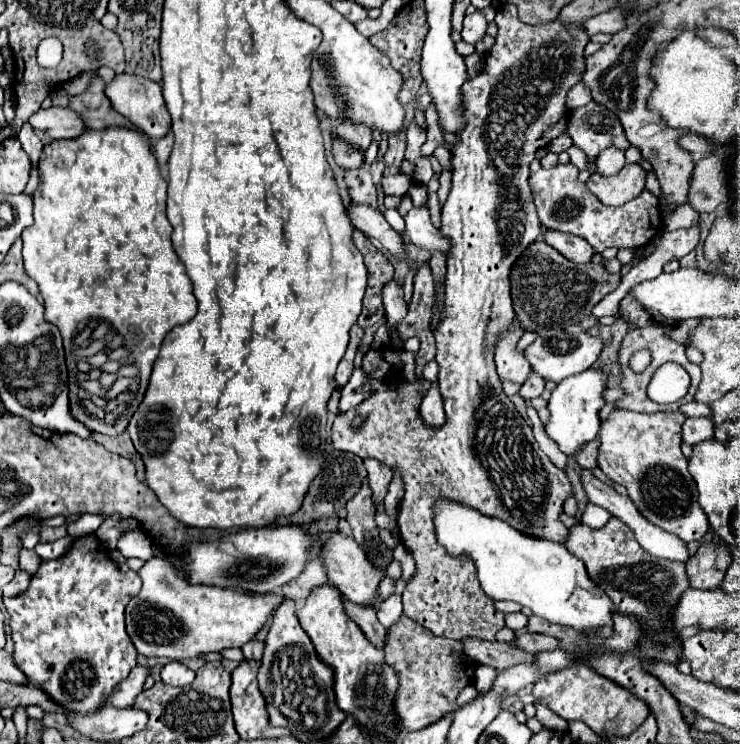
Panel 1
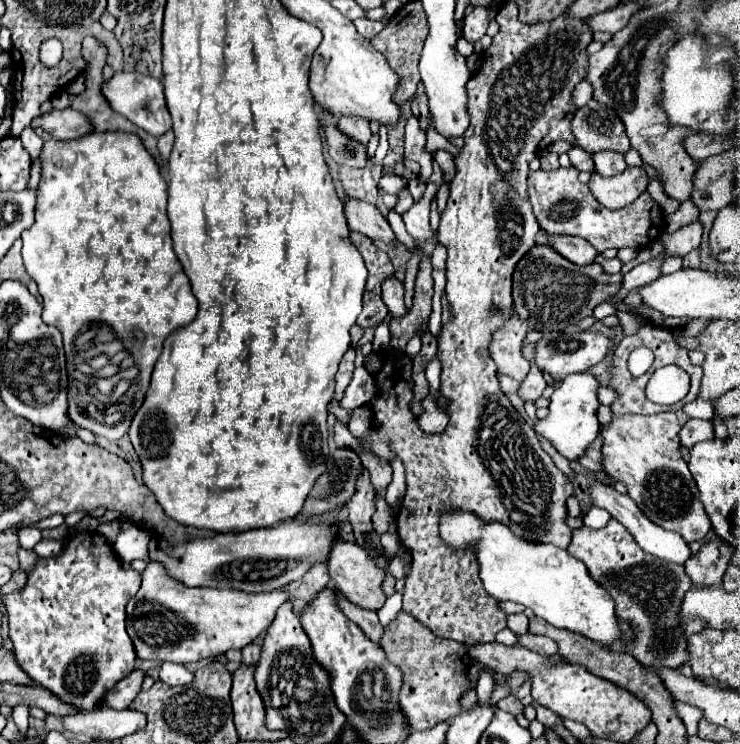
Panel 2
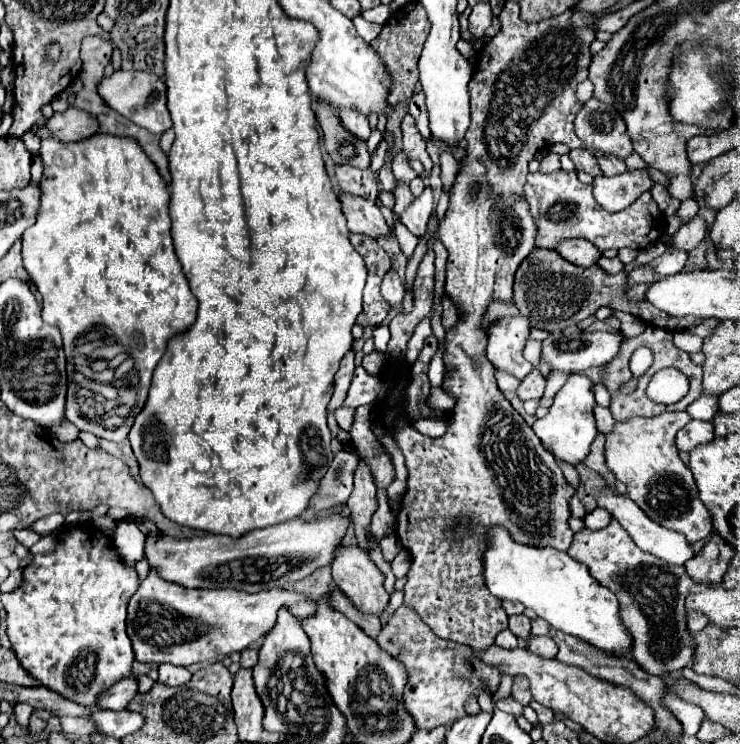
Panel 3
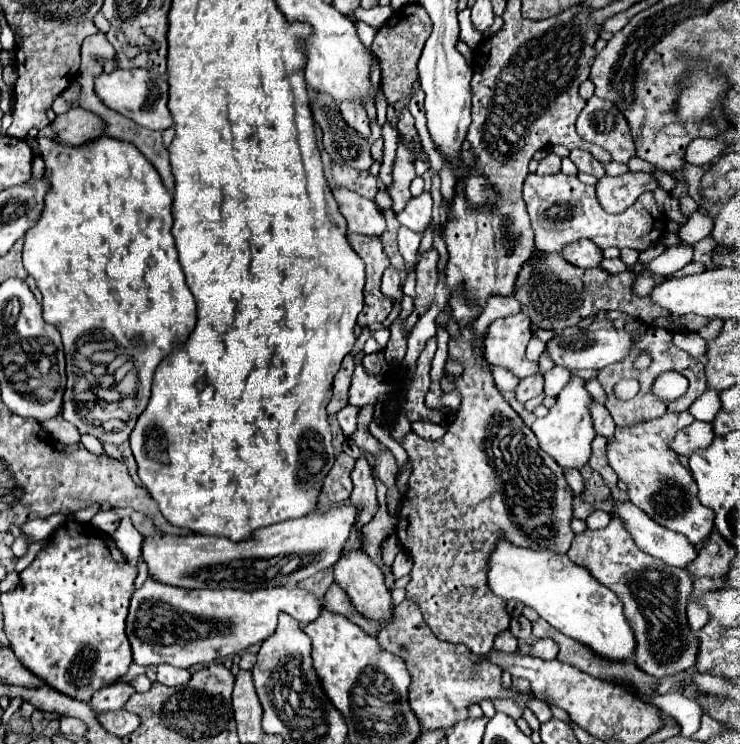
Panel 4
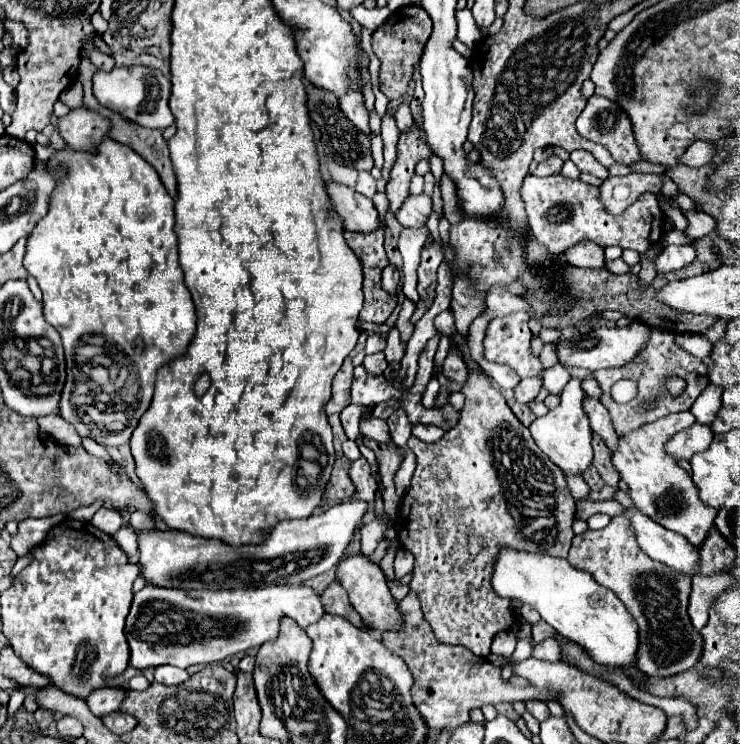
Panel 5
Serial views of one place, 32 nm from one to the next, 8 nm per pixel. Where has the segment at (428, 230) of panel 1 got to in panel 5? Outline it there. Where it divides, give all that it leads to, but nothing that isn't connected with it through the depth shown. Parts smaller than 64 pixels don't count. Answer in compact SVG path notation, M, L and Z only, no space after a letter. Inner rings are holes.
M410 196L402 202L402 208L396 212L396 220L406 228L422 228L432 212L432 200L428 196Z

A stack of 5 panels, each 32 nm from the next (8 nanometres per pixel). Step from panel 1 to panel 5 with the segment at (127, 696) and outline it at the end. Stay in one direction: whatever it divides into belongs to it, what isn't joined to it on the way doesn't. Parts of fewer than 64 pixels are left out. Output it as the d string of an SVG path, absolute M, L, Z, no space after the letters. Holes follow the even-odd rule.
M100 688L100 690L92 692L92 696L88 696L86 704L94 716L102 718L120 708L124 694L126 694L126 690L122 690L122 688Z

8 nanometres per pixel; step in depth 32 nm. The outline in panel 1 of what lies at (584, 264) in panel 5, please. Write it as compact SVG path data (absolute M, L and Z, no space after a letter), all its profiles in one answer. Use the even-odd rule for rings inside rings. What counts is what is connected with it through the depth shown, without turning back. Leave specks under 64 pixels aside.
M544 228L544 240L556 248L564 258L576 262L576 264L586 264L592 260L594 250L592 246L580 238L580 236L572 236L572 234L562 234L562 232L550 232Z

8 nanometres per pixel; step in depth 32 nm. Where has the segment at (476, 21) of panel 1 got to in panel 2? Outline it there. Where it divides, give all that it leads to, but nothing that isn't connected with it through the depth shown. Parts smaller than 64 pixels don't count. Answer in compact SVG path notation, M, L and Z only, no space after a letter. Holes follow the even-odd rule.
M474 6L472 14L468 14L464 18L462 36L468 42L476 42L476 40L480 40L486 34L486 28L490 24L490 16L488 14L490 14L490 8L486 8L486 6Z

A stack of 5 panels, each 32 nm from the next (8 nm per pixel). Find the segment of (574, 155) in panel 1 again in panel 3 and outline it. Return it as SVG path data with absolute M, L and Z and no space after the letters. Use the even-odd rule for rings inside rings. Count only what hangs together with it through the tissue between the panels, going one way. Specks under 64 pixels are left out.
M582 148L570 150L570 160L574 162L576 170L588 172L592 176L600 174L600 166L598 166L598 162L596 162L596 158L594 158L594 154L590 150L582 150Z

